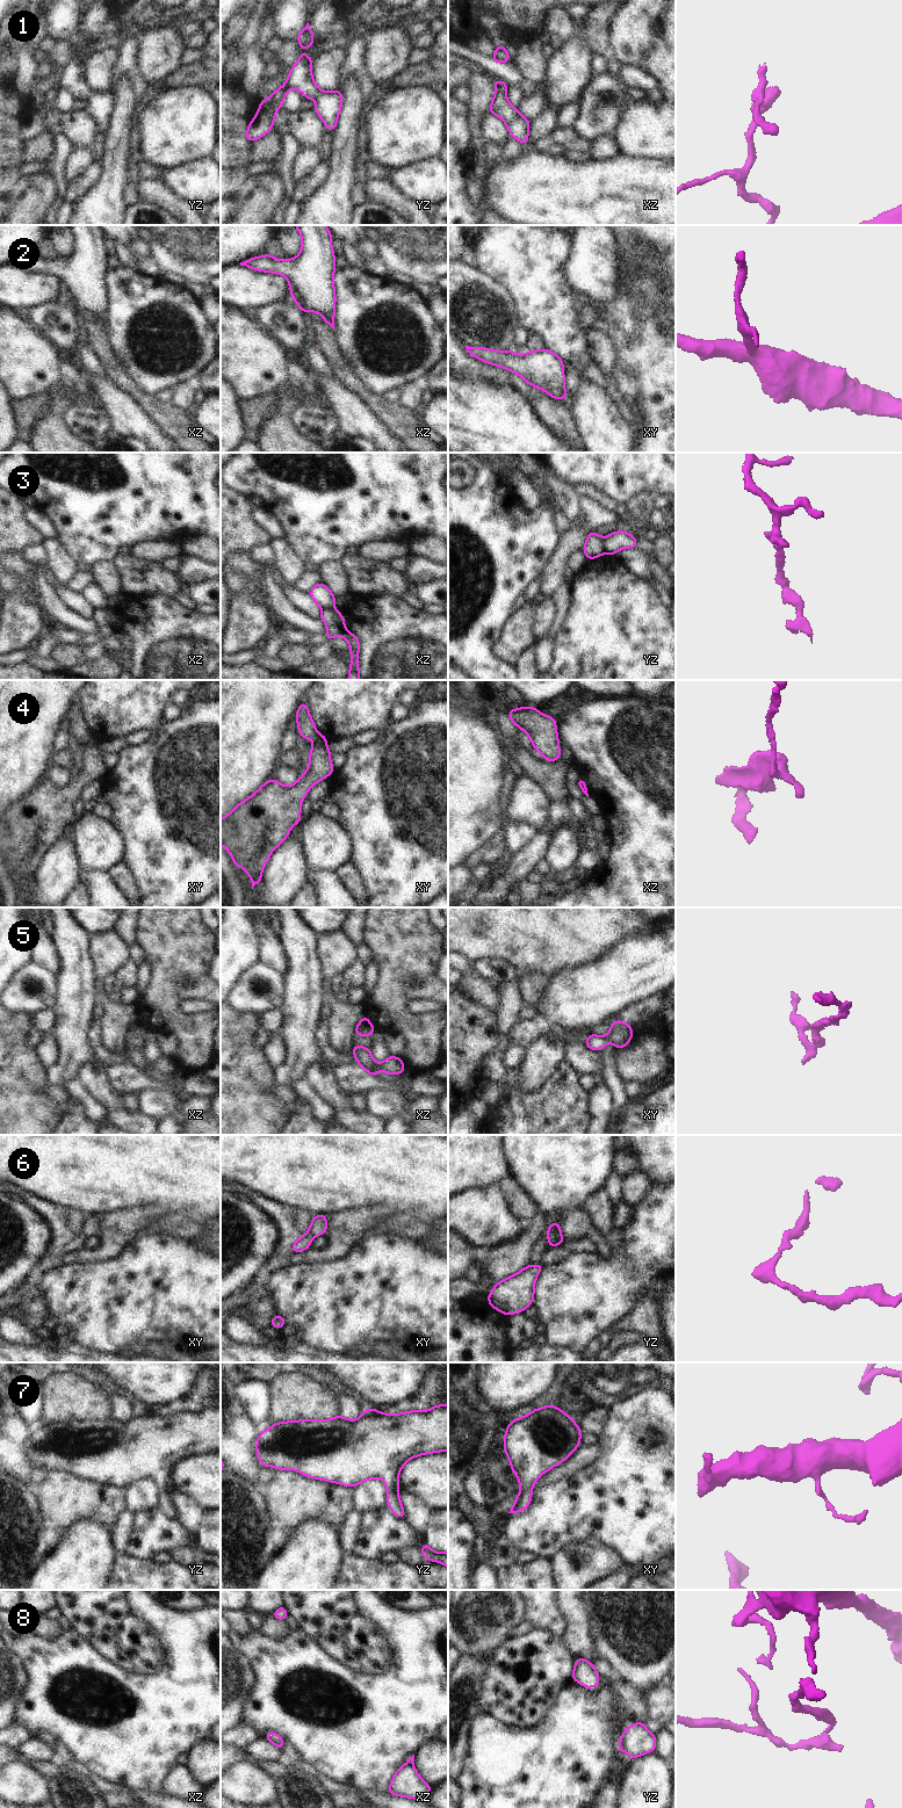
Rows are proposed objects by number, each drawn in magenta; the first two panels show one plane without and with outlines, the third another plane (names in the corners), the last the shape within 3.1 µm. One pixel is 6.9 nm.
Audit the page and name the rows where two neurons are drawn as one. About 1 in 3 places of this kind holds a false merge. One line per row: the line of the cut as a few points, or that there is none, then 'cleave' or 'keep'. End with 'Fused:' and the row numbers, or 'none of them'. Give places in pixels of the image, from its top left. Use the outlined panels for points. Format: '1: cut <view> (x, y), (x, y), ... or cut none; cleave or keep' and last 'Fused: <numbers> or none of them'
1: cut none; keep
2: cut none; keep
3: cut yz (603, 539), (606, 552); cleave
4: cut none; keep
5: cut xz (377, 1064), (380, 1068); cleave
6: cut none; keep
7: cut none; keep
8: cut yz (621, 1735), (626, 1750); cleave
Fused: 3, 5, 8

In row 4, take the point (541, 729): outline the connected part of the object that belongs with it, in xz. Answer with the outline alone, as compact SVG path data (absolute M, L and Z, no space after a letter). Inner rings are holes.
M535 707L510 709L508 717L528 735L533 748L540 751L544 760L561 759L556 718L539 713Z

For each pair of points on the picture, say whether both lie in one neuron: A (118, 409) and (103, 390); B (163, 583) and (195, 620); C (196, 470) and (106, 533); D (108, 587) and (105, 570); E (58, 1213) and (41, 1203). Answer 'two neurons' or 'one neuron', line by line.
A: one neuron
B: two neurons
C: one neuron
D: one neuron
E: one neuron

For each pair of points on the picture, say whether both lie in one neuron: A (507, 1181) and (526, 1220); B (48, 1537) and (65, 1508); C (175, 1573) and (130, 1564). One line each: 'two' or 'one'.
A: one
B: two
C: one

